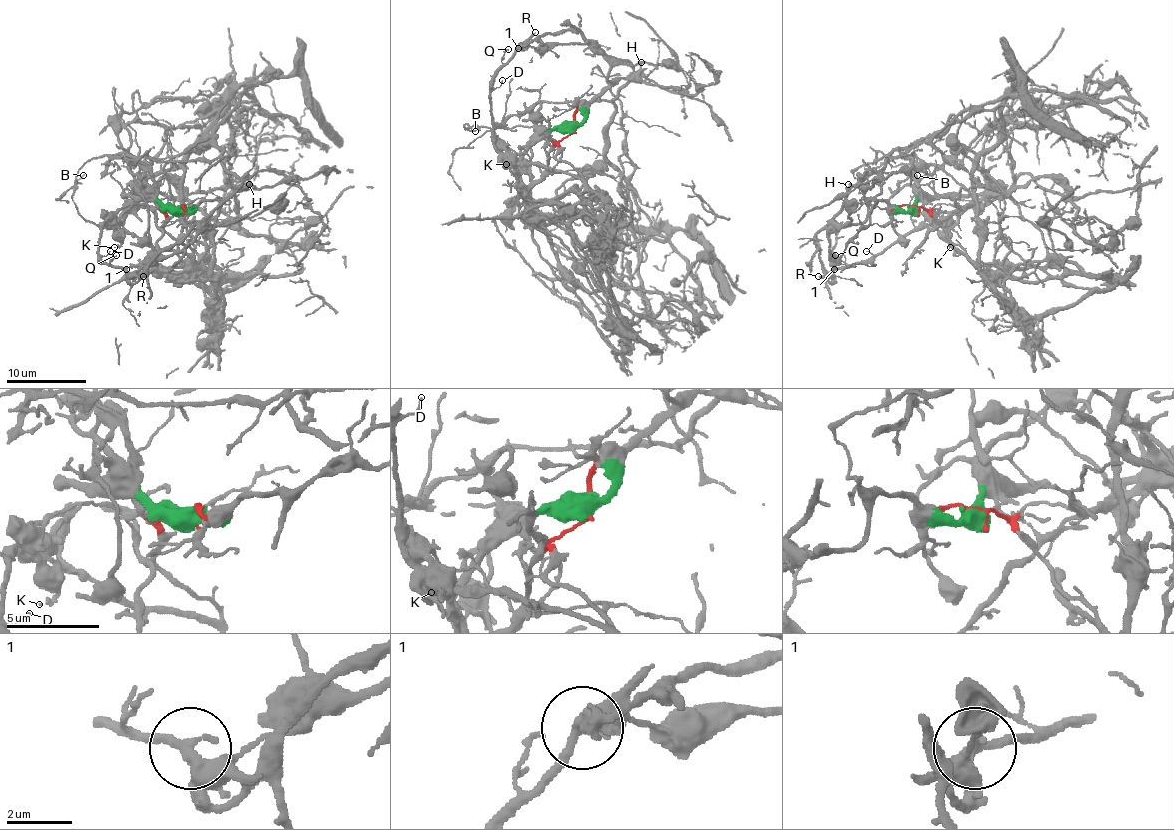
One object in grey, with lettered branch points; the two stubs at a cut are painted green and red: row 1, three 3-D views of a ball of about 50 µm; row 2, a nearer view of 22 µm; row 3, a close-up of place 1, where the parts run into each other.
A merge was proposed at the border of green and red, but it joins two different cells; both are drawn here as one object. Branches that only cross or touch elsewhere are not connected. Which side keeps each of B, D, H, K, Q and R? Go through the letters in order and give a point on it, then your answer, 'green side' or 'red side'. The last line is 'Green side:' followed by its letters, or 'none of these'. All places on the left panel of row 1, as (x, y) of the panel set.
B: at (83, 175); red side
D: at (110, 251); red side
H: at (249, 184); green side
K: at (114, 247); red side
Q: at (116, 255); red side
R: at (143, 276); red side
Green side: H

